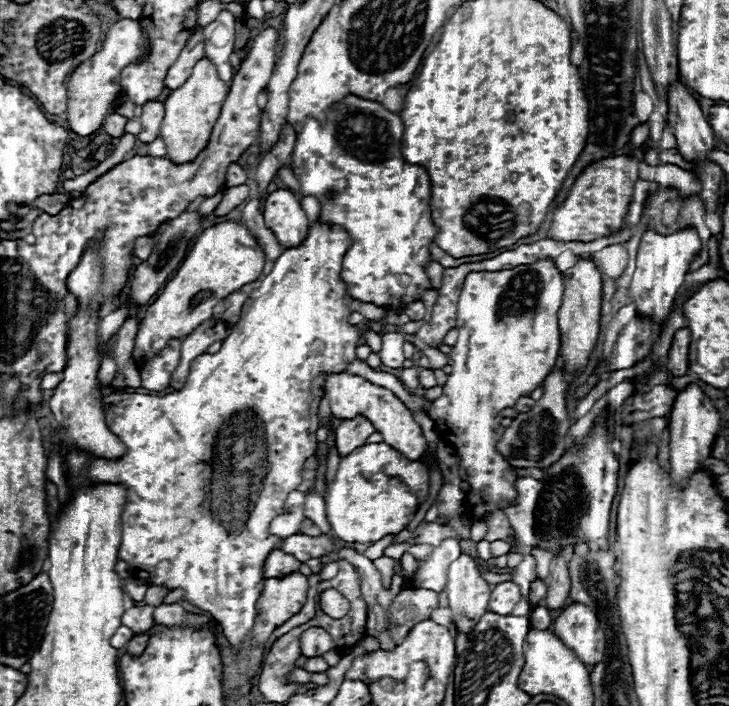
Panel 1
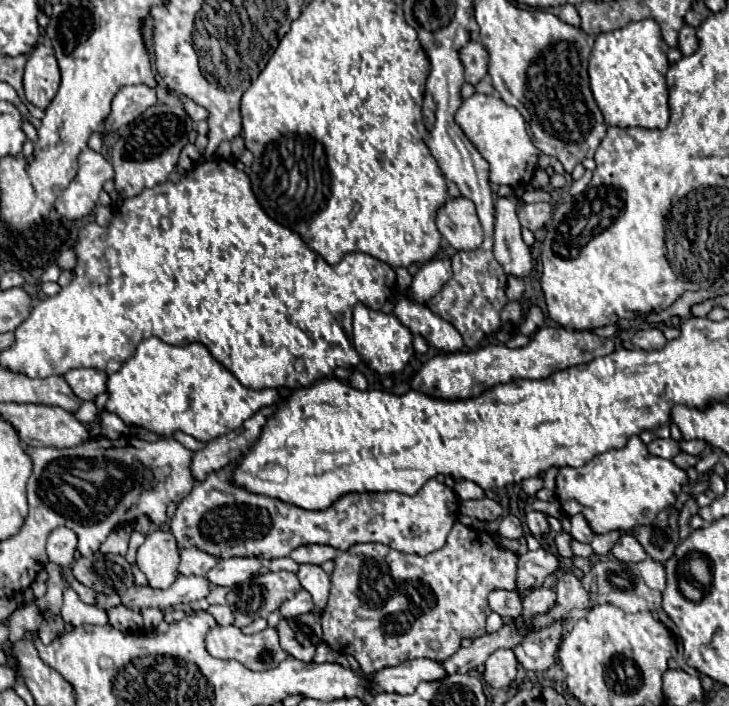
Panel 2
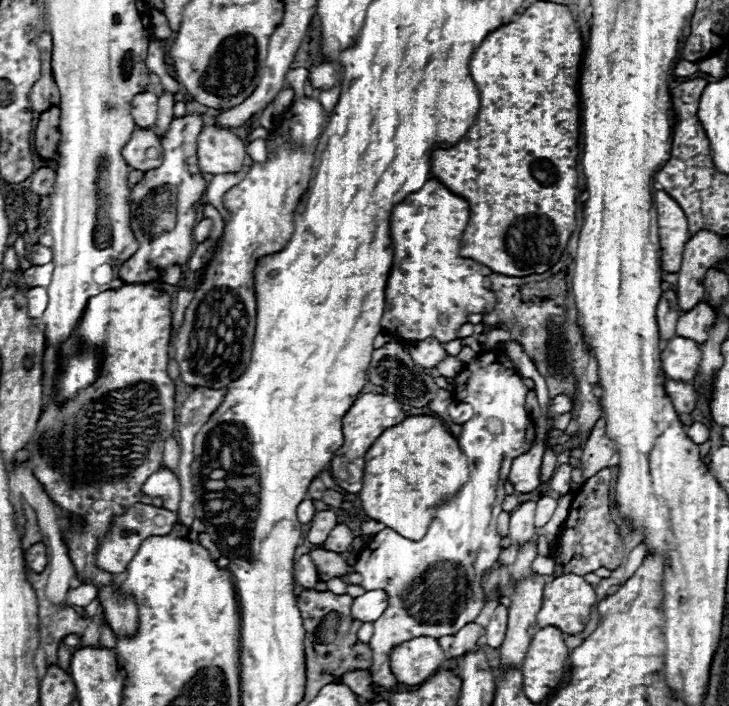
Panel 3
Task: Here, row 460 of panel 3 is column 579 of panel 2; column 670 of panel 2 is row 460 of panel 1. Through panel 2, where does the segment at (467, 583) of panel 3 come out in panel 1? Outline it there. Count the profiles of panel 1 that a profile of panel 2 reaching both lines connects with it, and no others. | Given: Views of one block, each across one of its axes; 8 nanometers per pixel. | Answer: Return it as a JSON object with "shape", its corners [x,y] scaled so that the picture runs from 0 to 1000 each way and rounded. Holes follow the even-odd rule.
{"shape":[[[741,365],[733,374],[716,374],[689,385],[645,385],[636,397],[628,422],[628,487],[620,496],[620,530],[609,555],[595,567],[587,581],[606,623],[617,626],[631,646],[631,671],[645,686],[645,731],[661,737],[678,722],[691,722],[694,708],[705,708],[708,674],[691,671],[697,654],[680,637],[683,618],[689,618],[683,584],[708,572],[711,564],[733,555],[741,541],[757,527],[768,504],[768,465],[765,436],[774,416],[774,397],[757,365]]]}

